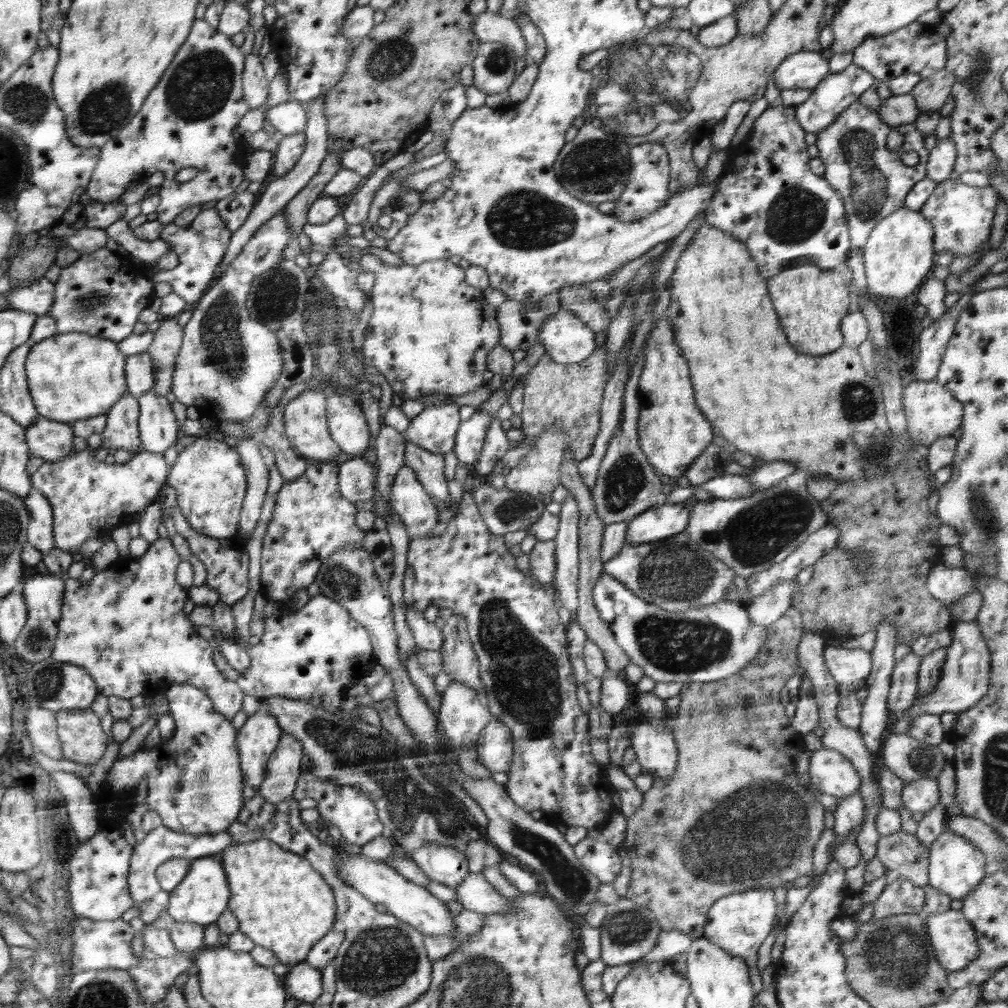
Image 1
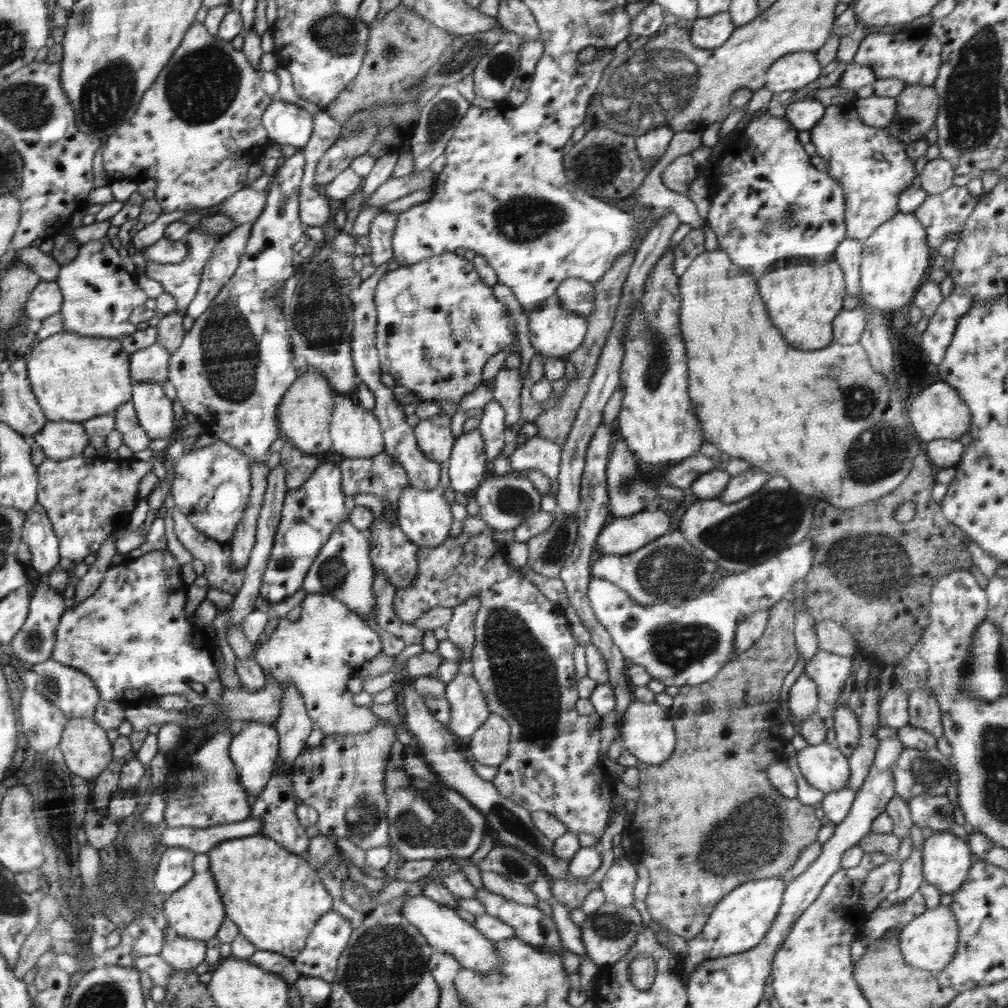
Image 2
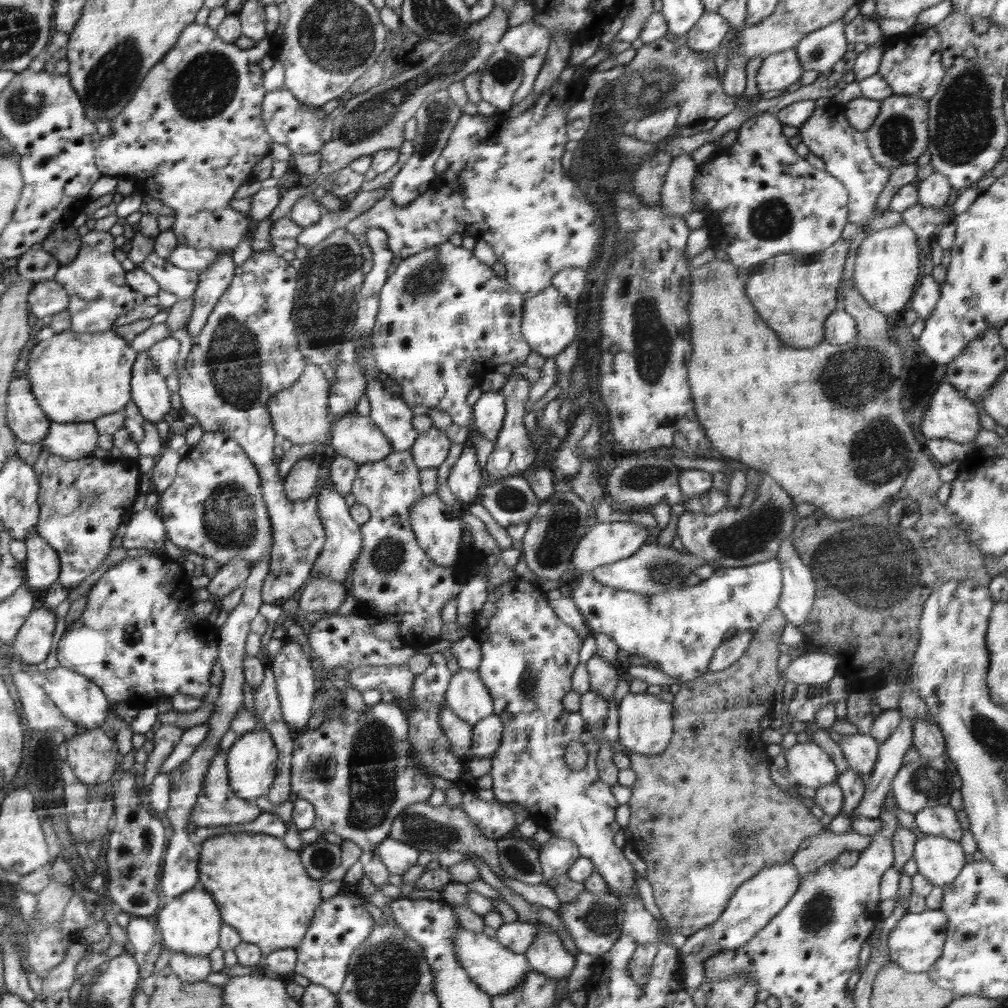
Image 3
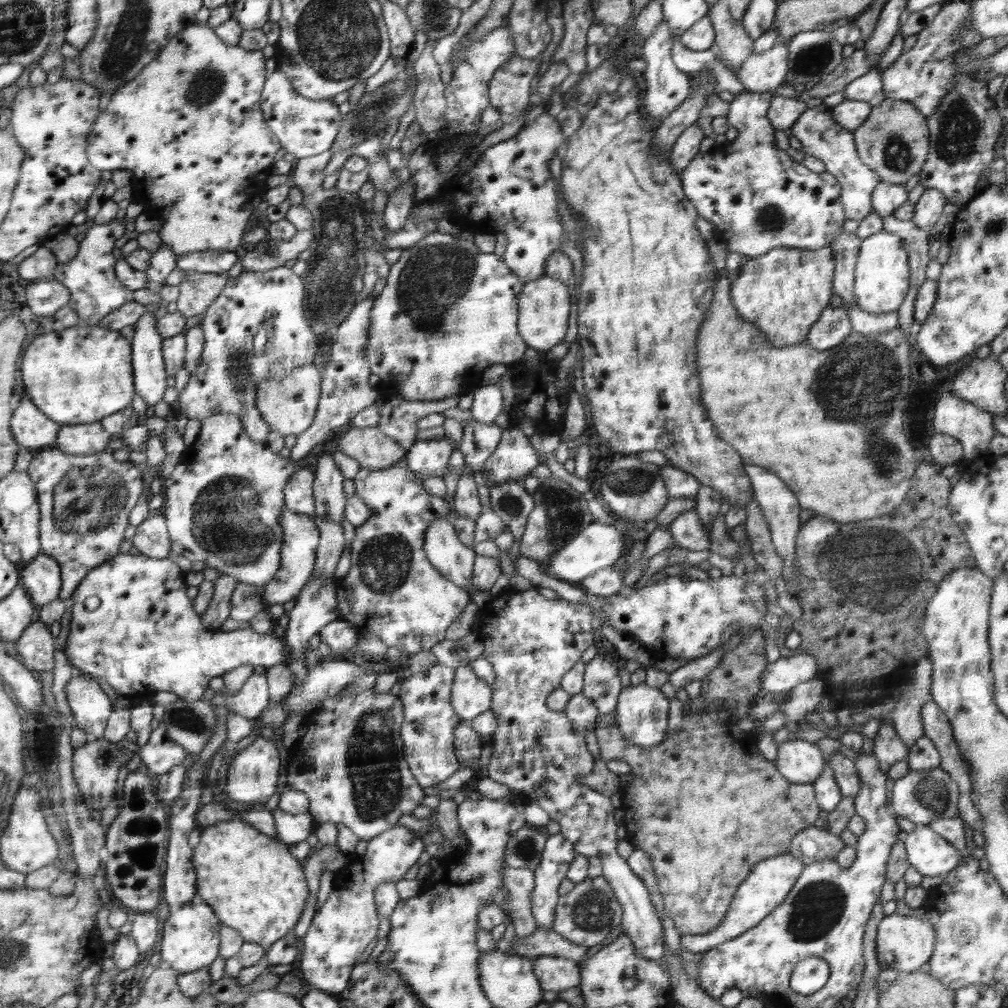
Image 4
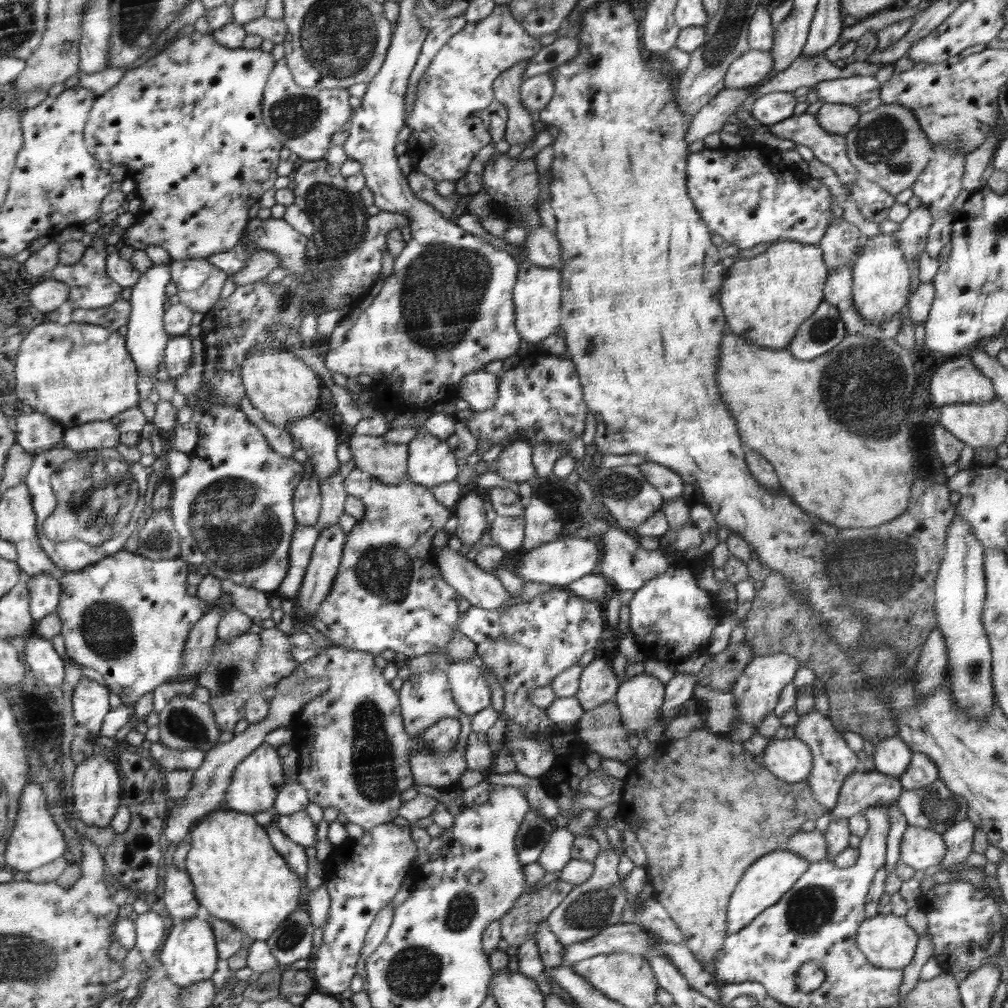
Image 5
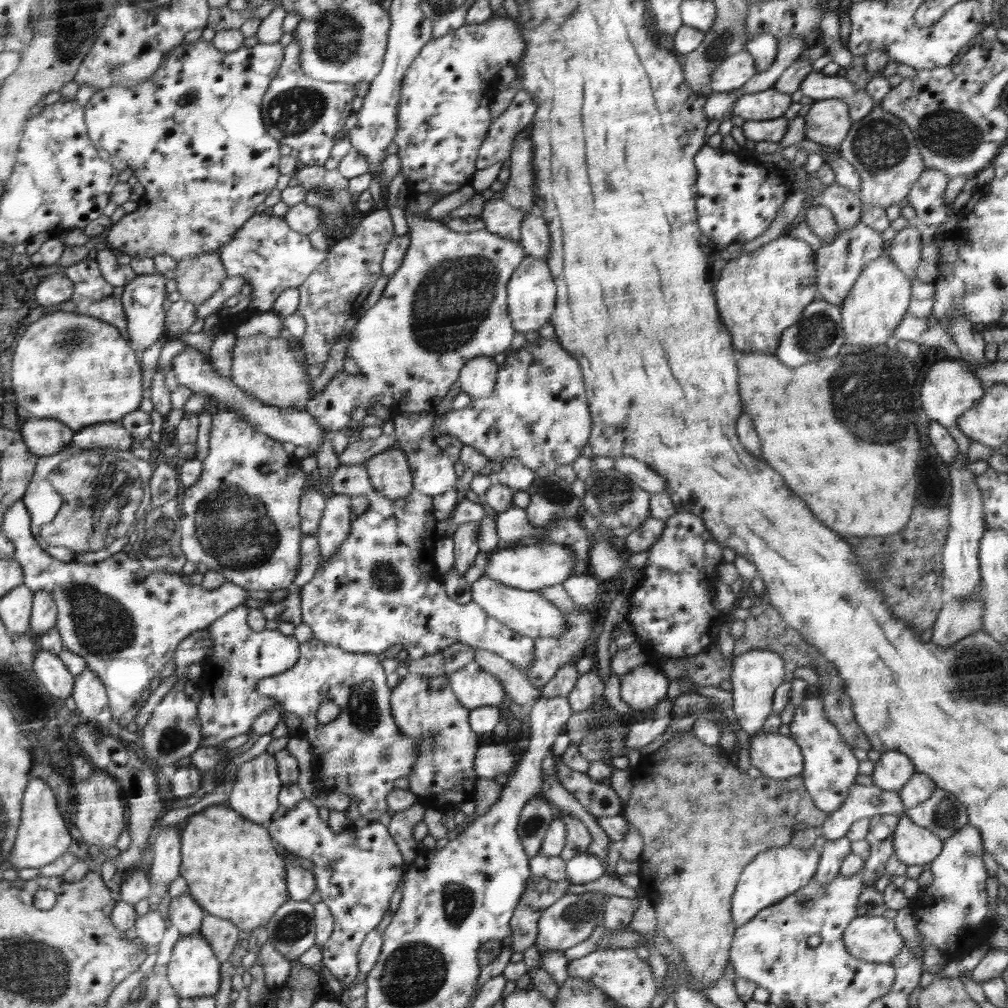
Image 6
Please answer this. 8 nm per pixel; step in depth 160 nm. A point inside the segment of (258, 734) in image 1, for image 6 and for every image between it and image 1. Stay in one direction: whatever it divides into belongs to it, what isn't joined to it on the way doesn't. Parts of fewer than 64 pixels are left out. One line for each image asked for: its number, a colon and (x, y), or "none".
2: (254, 750)
3: (251, 761)
4: (253, 773)
5: (256, 780)
6: (254, 795)

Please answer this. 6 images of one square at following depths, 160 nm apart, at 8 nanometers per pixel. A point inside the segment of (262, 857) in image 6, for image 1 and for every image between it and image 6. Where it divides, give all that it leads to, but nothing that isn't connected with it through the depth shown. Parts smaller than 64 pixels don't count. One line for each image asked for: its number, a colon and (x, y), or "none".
1: (281, 902)
2: (274, 896)
3: (262, 890)
4: (256, 886)
5: (237, 876)

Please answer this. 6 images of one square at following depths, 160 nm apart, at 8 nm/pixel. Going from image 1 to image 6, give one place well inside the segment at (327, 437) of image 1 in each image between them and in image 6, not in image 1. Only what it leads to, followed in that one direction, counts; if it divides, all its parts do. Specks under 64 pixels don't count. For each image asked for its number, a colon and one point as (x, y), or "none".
2: (305, 412)
3: (300, 413)
4: (288, 406)
5: (283, 389)
6: (263, 367)

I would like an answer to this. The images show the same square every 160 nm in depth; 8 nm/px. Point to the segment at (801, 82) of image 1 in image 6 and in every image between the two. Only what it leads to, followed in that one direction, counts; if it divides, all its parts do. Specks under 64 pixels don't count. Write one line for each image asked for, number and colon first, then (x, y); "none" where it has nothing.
2: (793, 71)
3: (780, 70)
4: (762, 72)
5: (750, 68)
6: (732, 73)

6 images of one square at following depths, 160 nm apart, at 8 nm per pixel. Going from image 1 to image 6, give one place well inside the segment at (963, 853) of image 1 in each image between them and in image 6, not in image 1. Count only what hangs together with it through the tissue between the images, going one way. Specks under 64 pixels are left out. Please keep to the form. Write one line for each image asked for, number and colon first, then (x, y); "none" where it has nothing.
2: (946, 860)
3: (940, 860)
4: (927, 852)
5: (920, 848)
6: (914, 845)

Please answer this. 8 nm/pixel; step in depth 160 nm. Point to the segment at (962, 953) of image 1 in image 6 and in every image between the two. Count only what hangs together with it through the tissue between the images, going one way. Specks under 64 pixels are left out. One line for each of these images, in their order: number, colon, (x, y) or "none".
2: (929, 942)
3: (916, 942)
4: (903, 943)
5: (888, 942)
6: (874, 939)

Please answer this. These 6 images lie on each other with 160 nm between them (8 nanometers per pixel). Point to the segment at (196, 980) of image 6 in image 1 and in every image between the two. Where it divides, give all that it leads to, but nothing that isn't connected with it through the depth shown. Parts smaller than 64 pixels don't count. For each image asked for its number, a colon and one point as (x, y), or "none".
1: (204, 893)
2: (197, 911)
3: (191, 923)
4: (192, 932)
5: (190, 952)

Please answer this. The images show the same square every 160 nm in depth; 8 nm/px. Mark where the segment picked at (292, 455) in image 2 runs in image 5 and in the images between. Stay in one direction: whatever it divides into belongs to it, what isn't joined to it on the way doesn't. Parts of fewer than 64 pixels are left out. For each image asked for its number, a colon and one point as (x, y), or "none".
3: (299, 484)
4: (298, 493)
5: (308, 496)

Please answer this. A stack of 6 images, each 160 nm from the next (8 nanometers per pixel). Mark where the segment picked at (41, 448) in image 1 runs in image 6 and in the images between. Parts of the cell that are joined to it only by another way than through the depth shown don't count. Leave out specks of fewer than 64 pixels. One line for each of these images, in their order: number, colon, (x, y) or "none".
2: (59, 440)
3: (68, 440)
4: (82, 439)
5: (104, 435)
6: (113, 435)

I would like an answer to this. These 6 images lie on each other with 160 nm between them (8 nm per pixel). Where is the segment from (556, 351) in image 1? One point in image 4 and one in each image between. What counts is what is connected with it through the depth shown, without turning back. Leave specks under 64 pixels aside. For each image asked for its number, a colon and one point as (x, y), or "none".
2: (554, 330)
3: (548, 325)
4: (544, 306)

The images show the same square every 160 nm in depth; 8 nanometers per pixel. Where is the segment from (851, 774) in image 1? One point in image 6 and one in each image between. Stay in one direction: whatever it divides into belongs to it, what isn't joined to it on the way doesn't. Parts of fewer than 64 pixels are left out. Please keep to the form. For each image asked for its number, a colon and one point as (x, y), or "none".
2: (823, 766)
3: (808, 765)
4: (799, 761)
5: (790, 759)
6: (778, 756)

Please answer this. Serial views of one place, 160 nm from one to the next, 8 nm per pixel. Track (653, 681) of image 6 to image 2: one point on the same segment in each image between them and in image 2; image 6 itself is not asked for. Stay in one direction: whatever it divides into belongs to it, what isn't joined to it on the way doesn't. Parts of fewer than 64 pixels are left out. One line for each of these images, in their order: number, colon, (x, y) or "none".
2: (647, 732)
3: (645, 723)
4: (642, 710)
5: (639, 698)

